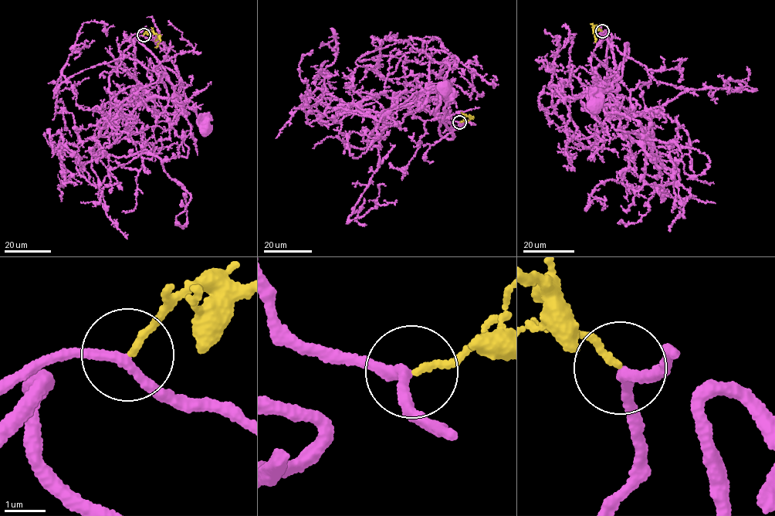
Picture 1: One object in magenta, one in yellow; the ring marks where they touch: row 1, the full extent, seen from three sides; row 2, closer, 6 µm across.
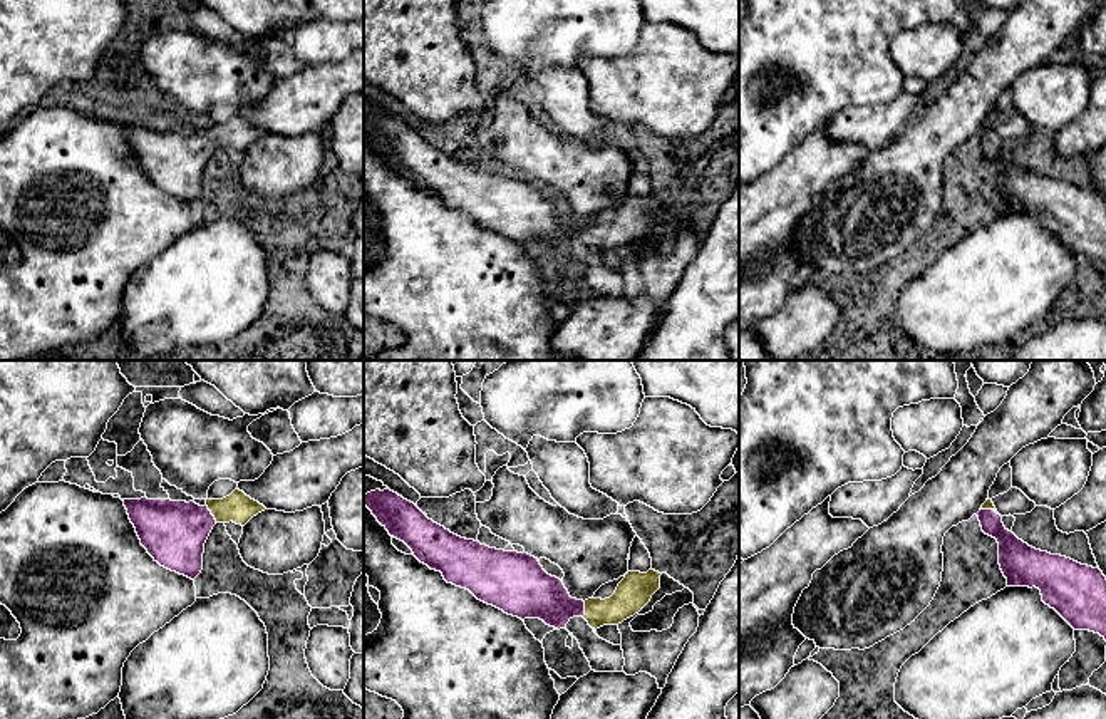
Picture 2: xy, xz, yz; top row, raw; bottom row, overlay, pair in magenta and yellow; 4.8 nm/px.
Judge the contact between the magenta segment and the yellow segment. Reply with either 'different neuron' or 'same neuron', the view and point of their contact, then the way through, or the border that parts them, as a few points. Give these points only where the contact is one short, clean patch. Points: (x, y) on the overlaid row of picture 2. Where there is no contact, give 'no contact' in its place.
same neuron | xy (210, 513) | across xy (173, 532), (210, 513), (238, 508)

